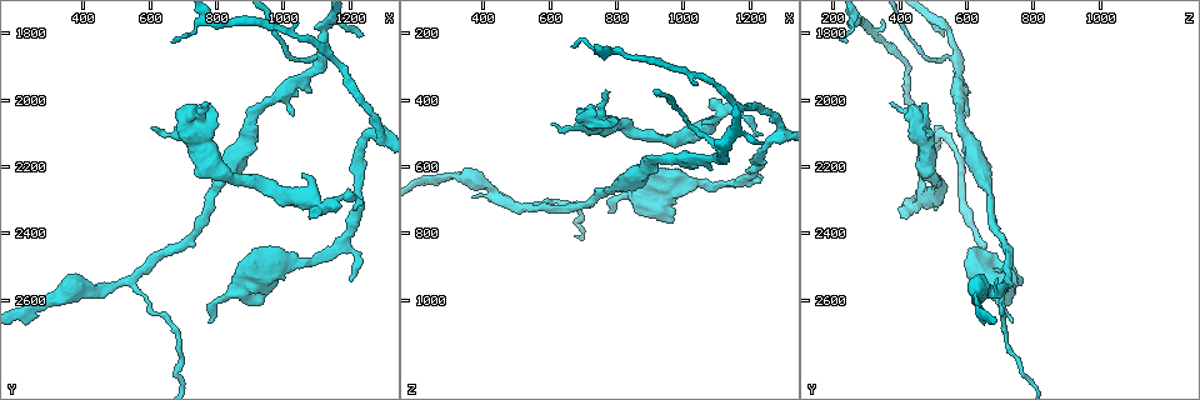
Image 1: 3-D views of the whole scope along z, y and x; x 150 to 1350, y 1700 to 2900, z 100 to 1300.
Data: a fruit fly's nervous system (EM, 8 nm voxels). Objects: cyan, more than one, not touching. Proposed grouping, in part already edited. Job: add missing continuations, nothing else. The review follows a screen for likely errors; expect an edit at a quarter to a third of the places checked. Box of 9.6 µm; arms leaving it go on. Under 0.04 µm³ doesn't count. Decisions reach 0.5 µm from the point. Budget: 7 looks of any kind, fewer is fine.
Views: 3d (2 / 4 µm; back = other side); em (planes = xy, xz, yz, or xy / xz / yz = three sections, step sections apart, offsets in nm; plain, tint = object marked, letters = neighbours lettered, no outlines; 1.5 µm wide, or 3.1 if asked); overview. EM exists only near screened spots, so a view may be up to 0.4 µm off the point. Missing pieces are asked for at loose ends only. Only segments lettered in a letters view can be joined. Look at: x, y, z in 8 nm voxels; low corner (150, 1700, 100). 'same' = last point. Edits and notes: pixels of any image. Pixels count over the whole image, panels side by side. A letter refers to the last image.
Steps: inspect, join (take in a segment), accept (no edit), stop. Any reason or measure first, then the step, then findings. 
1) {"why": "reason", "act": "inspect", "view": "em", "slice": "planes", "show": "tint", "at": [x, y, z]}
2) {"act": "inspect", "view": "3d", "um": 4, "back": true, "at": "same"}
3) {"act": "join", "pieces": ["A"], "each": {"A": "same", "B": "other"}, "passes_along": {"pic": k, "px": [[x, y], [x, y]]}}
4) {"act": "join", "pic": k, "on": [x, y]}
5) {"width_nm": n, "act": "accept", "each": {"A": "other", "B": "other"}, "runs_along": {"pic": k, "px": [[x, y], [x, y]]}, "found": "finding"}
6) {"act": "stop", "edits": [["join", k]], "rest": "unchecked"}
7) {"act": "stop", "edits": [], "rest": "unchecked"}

{"why": "branch stops here", "act": "inspect", "view": "em", "slice": "yz", "step": 8, "show": "letters", "at": [1070, 2340, 400]}

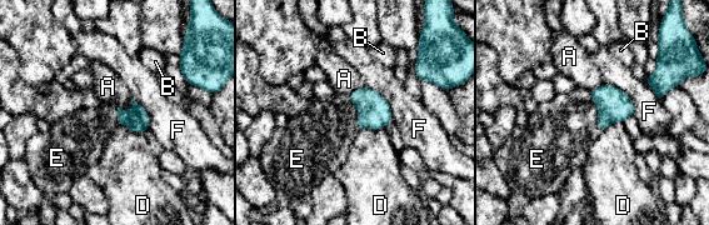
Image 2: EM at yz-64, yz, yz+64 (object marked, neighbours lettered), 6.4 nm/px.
{"act": "join", "pieces": ["E"], "each": {"A": "other", "B": "other", "D": "other", "E": "same", "F": "other"}, "passes_along": {"pic": 2, "px": [[614, 105], [599, 110], [565, 126]]}, "found": "it goes on there"}

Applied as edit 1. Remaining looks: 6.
{"why": "tapers out", "act": "inspect", "view": "em", "slice": "planes", "show": "letters", "at": [610, 2070, 480]}

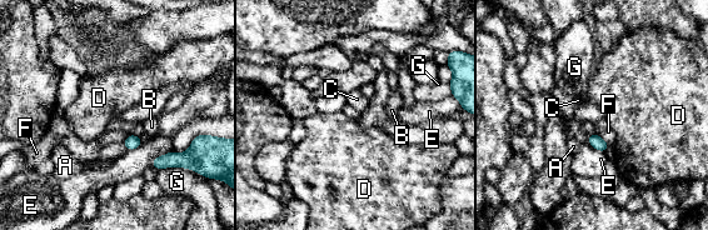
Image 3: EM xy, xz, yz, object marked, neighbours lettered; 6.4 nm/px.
{"act": "accept", "each": {"A": "other", "B": "other", "C": "other", "D": "other", "E": "other", "F": "other", "G": "other"}, "found": "none of them fits"}

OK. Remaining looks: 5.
{"act": "stop", "edits": [["join", 2]], "rest": "unchecked"}

